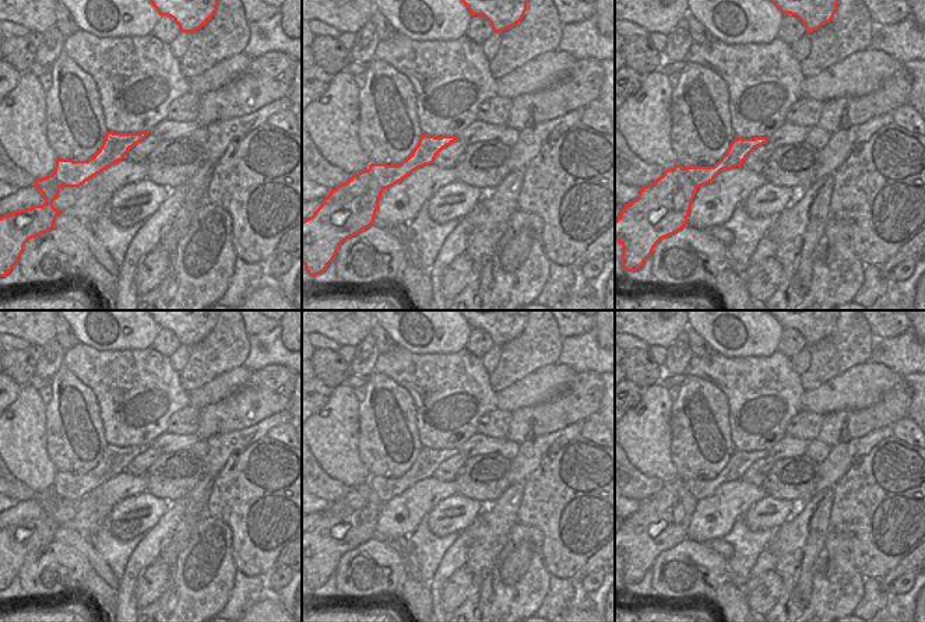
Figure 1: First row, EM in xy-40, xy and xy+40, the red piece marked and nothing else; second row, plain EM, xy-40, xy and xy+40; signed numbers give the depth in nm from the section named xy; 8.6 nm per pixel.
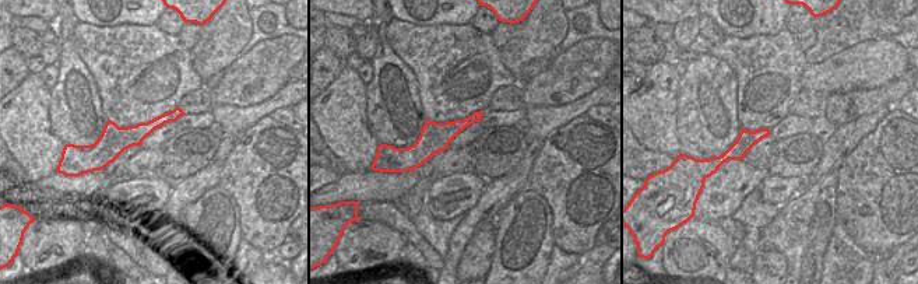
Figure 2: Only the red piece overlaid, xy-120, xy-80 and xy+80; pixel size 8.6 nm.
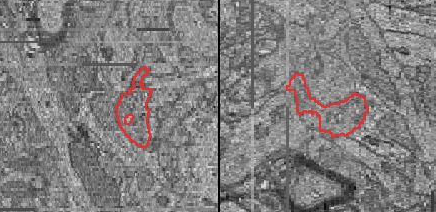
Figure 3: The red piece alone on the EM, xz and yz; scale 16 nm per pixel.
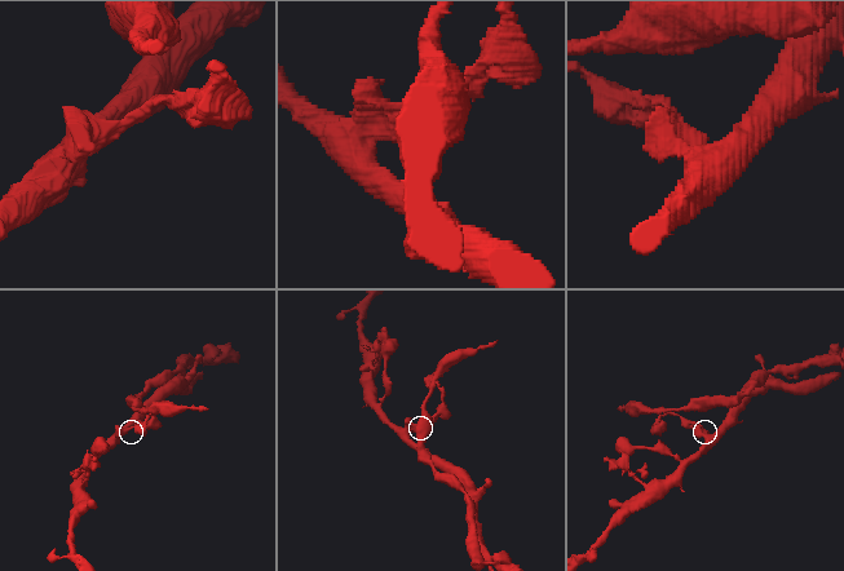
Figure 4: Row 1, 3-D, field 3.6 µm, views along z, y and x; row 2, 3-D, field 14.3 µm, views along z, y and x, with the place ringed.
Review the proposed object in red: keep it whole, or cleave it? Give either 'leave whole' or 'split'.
split

